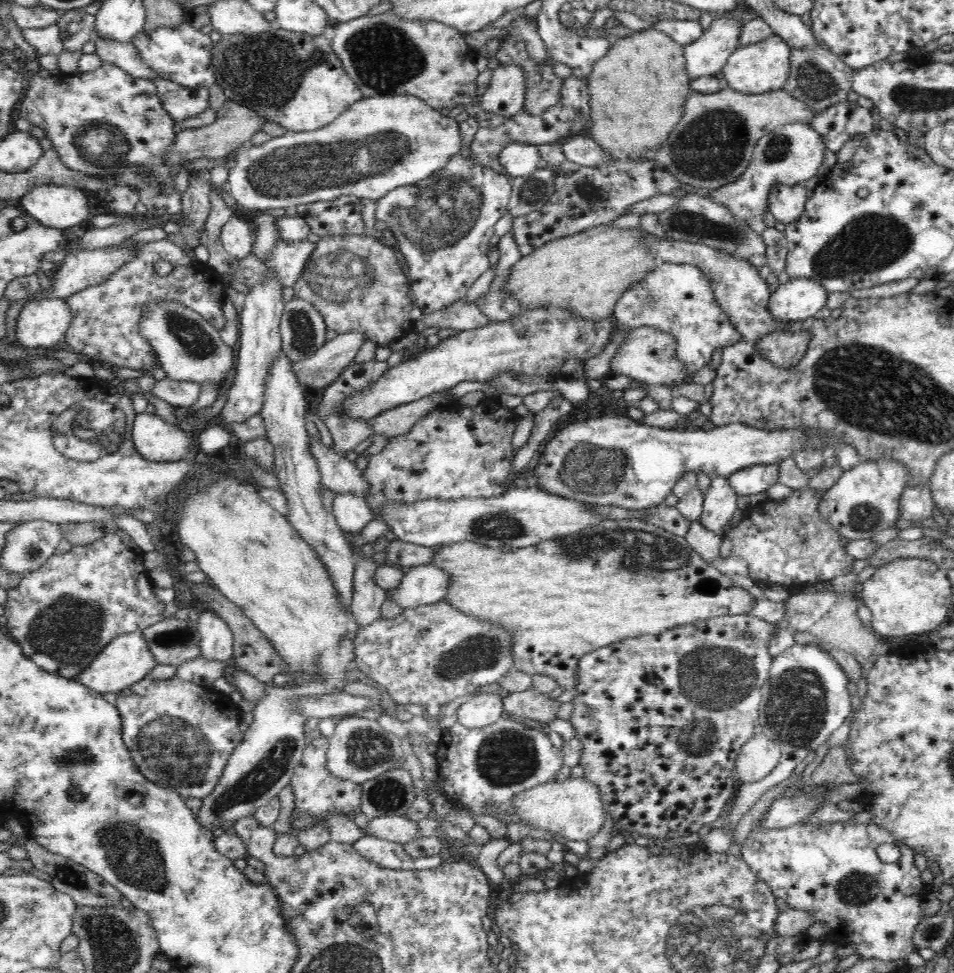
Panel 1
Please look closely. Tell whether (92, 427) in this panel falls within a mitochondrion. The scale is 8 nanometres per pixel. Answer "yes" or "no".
yes

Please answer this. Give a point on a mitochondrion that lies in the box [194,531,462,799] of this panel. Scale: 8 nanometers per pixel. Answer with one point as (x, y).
(367, 748)

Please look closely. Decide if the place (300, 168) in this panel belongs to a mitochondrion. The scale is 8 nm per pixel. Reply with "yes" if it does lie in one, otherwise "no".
yes

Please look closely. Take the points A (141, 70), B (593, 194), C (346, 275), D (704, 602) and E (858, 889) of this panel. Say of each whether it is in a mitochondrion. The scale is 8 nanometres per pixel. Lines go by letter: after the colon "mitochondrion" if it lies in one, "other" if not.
A: other
B: mitochondrion
C: mitochondrion
D: other
E: mitochondrion

